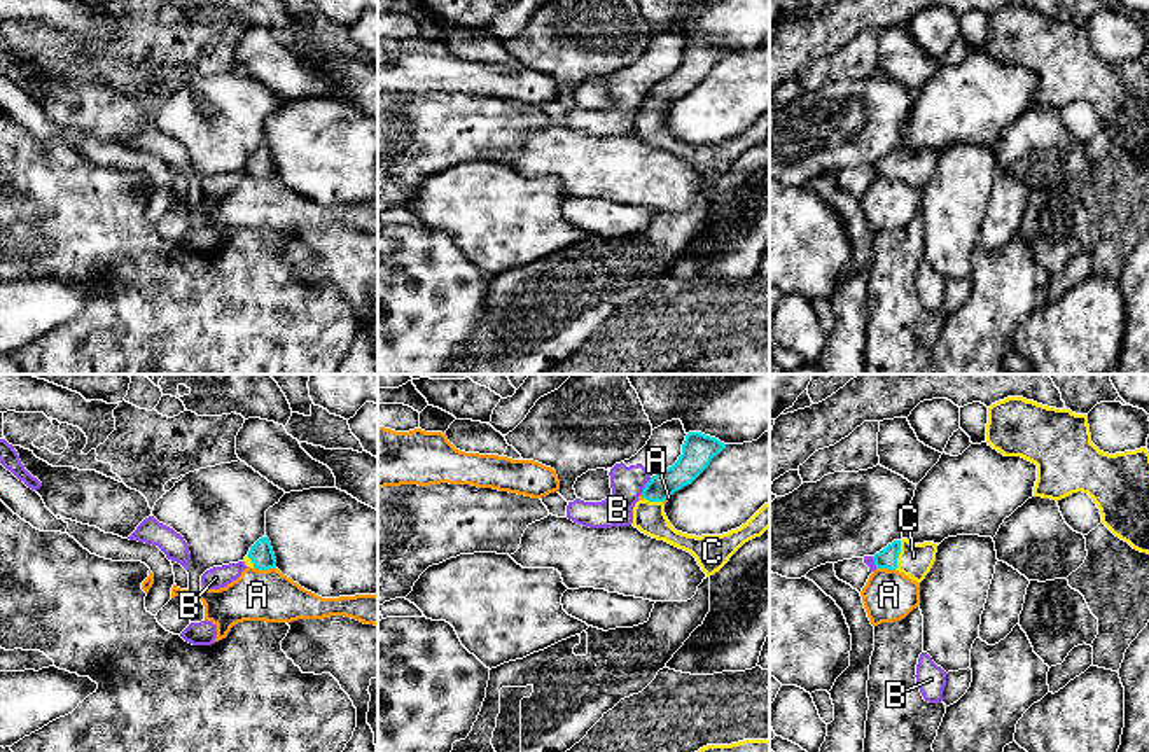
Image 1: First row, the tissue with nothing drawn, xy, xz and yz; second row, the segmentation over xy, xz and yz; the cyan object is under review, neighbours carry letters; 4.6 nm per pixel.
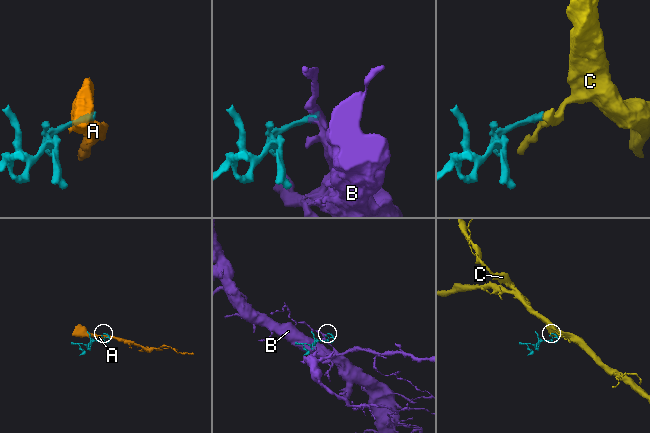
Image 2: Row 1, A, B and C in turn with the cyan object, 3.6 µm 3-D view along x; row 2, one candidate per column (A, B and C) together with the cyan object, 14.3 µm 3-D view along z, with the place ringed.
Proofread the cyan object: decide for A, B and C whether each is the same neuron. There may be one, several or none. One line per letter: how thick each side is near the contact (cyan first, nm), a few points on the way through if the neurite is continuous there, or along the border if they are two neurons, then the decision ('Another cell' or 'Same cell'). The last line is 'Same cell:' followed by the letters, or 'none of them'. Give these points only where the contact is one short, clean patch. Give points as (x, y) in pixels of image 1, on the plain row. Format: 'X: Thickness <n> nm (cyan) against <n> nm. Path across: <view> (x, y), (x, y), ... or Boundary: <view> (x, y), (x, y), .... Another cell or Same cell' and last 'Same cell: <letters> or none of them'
A: Thickness 110 nm (cyan) against 240 nm. Boundary: xy (275, 174), (254, 177). Another cell
B: Thickness 130 nm (cyan) against 150 nm. Boundary: xz (651, 86), (640, 102). Another cell
C: Thickness 100 nm (cyan) against 160 nm. Path across: yz (887, 167), (898, 163), (915, 168). Same cell
Same cell: C

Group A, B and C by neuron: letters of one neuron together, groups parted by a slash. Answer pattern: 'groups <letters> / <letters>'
groups A / B / C

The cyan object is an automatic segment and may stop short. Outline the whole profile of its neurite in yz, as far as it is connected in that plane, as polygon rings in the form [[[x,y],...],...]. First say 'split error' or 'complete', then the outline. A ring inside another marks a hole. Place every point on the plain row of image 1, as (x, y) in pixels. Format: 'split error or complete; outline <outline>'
split error; outline [[[908,147],[894,149],[873,168],[876,177],[899,178],[920,192],[936,170],[937,154],[934,150],[911,152]]]

